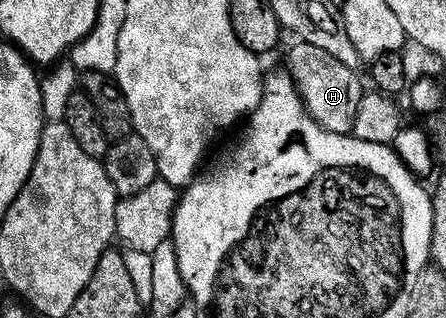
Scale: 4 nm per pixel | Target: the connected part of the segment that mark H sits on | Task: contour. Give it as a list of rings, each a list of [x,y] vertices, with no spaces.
[[[295,40],[294,46],[286,53],[285,72],[290,74],[298,88],[298,96],[312,120],[330,133],[349,134],[356,119],[357,107],[364,94],[362,81],[355,70],[344,67],[340,59],[332,59],[328,51],[312,47],[312,43]]]

